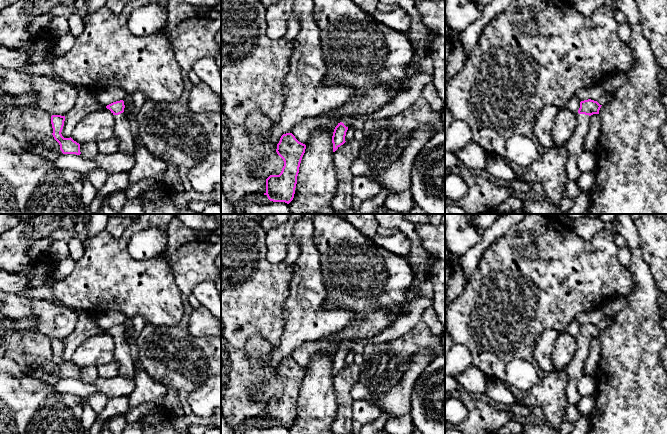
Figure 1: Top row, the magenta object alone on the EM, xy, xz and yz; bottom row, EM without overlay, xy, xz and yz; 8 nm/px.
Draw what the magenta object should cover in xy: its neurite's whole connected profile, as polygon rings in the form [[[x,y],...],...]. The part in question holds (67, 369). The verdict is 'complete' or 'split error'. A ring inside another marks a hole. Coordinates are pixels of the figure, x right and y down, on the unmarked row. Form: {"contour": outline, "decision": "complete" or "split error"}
{"contour": [[[52,339],[51,348],[53,352],[53,361],[59,367],[60,374],[63,378],[76,378],[80,379],[80,368],[74,365],[71,361],[64,362],[61,358],[64,350],[65,340]]], "decision": "complete"}

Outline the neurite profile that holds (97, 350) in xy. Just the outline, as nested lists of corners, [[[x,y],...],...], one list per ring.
[[[109,333],[97,334],[87,338],[77,347],[71,362],[79,368],[98,368],[114,360],[114,349],[114,339]]]

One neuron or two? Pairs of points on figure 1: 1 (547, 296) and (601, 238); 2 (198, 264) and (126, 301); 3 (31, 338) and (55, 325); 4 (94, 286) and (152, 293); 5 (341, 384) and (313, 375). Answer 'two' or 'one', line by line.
1: one
2: two
3: two
4: one
5: two

